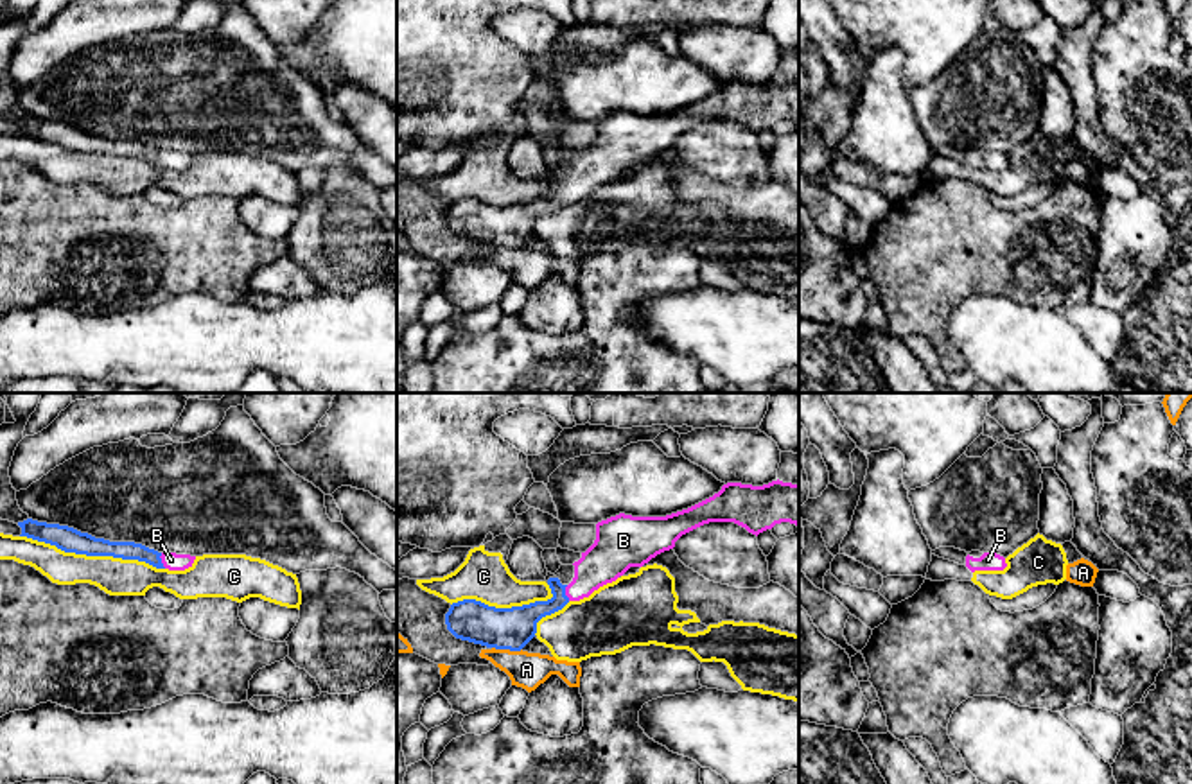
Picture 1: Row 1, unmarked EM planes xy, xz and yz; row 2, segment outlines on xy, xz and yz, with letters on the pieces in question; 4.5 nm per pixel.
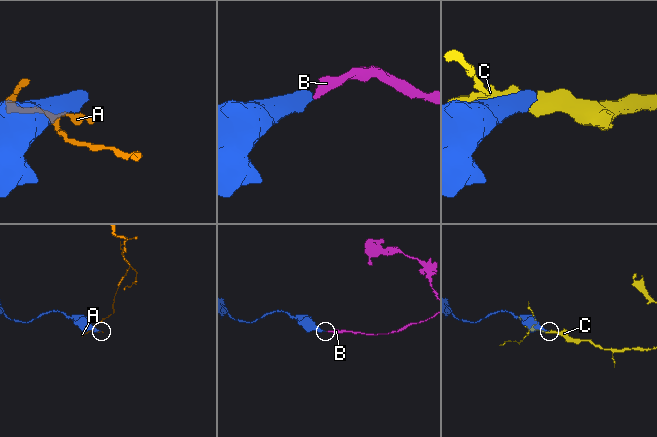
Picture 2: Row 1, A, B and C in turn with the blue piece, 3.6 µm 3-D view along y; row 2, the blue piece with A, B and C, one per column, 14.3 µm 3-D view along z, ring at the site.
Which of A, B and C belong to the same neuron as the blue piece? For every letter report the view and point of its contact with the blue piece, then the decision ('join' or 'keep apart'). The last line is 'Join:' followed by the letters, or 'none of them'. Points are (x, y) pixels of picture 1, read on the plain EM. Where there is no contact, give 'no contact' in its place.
A: meets blue in xz at (507, 246); keep apart
B: meets blue in xy at (160, 158); join
C: meets blue in xy at (92, 153); keep apart
Join: B

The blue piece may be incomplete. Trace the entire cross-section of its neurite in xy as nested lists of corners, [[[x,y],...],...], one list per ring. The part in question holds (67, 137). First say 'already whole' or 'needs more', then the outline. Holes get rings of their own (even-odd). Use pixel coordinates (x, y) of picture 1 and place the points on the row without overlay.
needs more | [[[32,117],[18,120],[18,124],[22,126],[20,135],[56,144],[65,151],[138,158],[156,167],[169,169],[185,169],[192,165],[196,158],[196,154],[190,152],[158,151],[135,140],[110,140],[104,136],[95,136],[88,131],[81,131],[68,124],[38,120]]]

